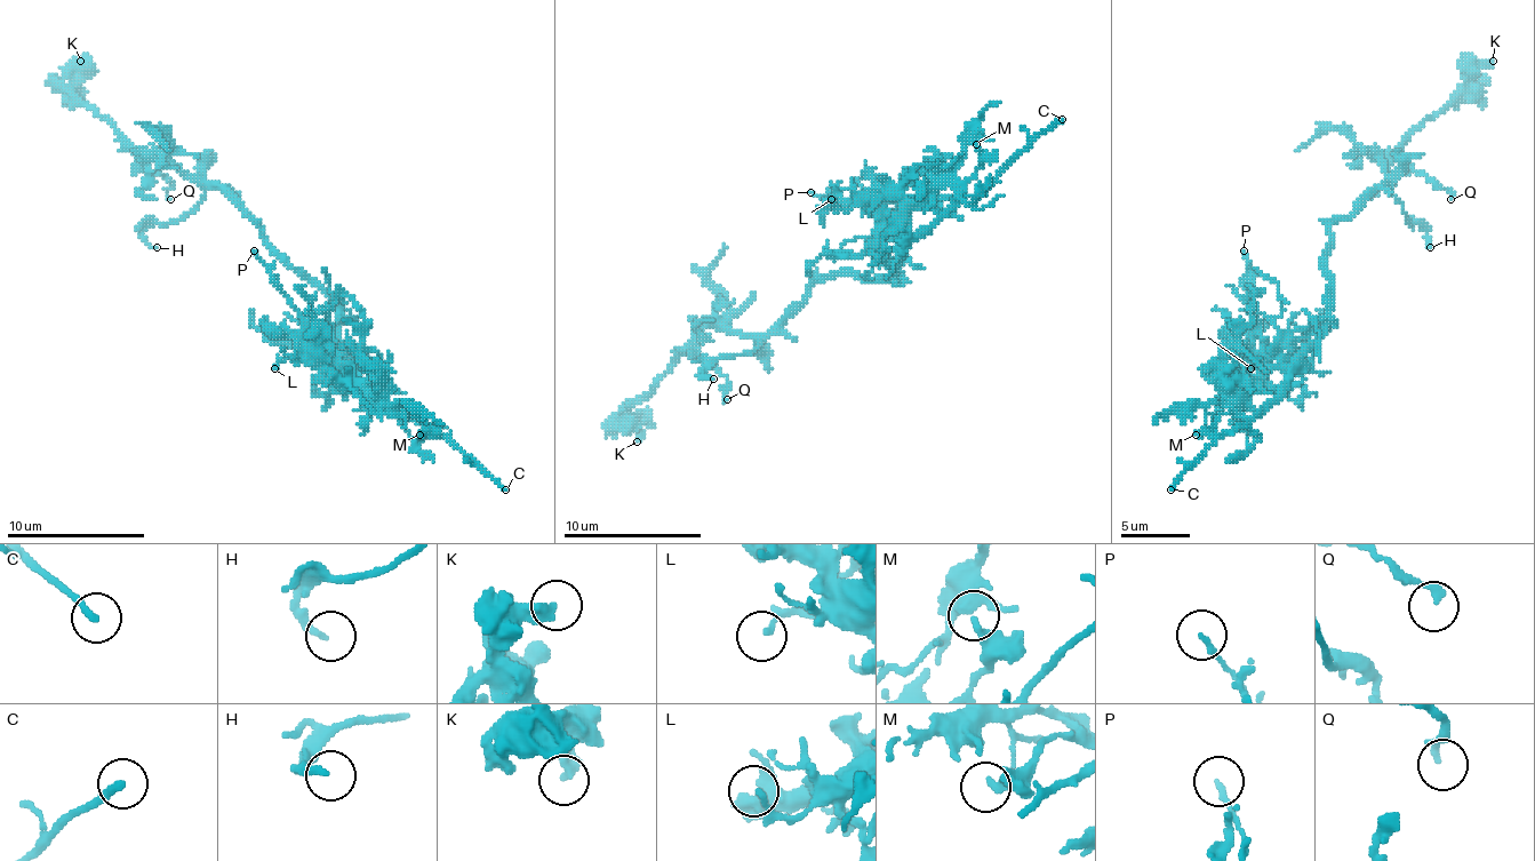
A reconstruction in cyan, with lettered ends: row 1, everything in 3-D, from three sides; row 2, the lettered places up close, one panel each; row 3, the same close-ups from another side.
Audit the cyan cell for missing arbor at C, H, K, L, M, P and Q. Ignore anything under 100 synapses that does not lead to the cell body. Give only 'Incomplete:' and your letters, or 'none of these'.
Incomplete: C

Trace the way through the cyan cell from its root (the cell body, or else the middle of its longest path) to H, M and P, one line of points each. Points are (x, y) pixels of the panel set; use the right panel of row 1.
H: (1327, 261), (1330, 226), (1337, 220), (1348, 220), (1378, 189), (1392, 192), (1406, 220), (1426, 233), (1430, 247)
M: (1327, 261), (1330, 324), (1302, 355), (1302, 365), (1292, 379), (1254, 417), (1223, 414), (1196, 435)
P: (1327, 261), (1330, 310), (1305, 327), (1278, 331), (1250, 310), (1257, 317), (1250, 303), (1244, 250)

